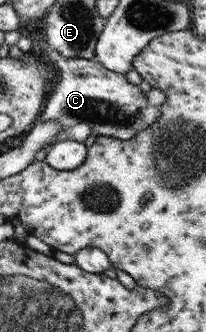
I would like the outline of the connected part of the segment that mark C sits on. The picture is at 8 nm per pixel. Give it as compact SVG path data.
M45 48L45 56L58 74L49 86L36 122L55 120L65 132L75 124L87 124L101 136L129 140L135 137L135 133L157 121L159 106L150 105L145 92L139 86L128 83L123 74L111 72L95 60L63 58L51 48Z

